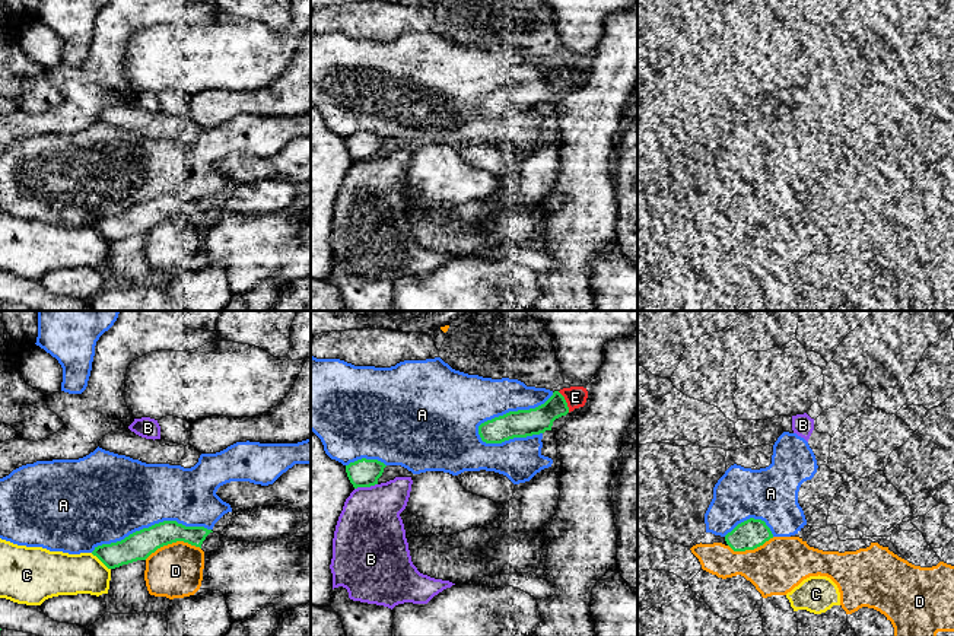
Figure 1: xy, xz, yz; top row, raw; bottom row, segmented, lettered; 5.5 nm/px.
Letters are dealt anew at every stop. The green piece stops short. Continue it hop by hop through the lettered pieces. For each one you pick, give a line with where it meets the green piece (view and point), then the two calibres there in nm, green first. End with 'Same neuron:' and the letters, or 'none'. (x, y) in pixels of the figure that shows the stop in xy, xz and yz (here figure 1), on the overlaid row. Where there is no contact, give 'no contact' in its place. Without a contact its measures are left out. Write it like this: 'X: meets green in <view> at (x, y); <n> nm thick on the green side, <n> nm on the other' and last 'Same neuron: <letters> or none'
E: meets green in xz at (565, 401); 150 nm thick on the green side, 120 nm on the other
Same neuron: E

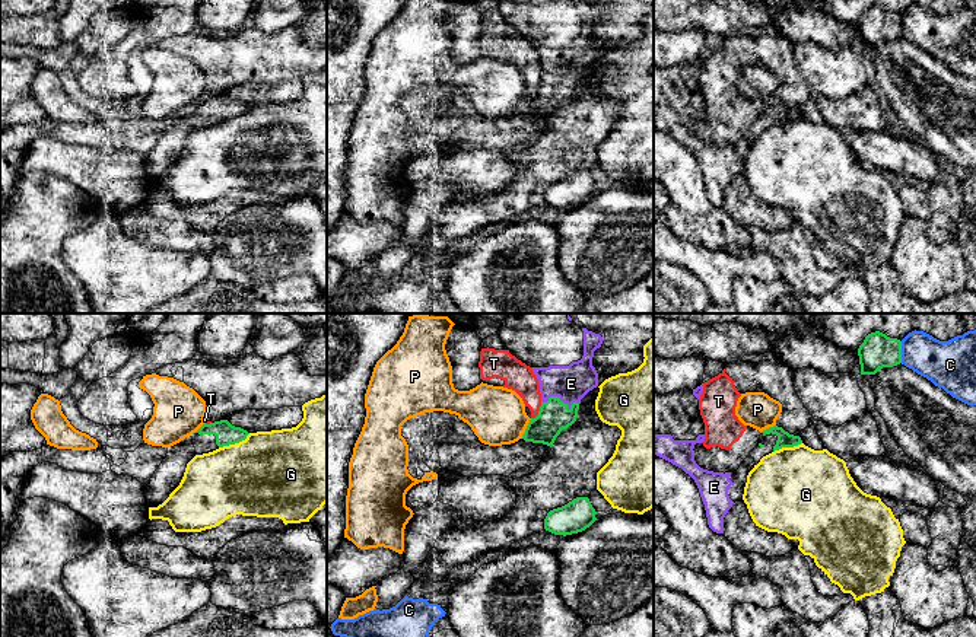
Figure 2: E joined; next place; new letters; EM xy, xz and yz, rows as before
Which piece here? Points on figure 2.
E: meets green in xz at (559, 400); 170 nm thick on the green side, 200 nm on the other
Same neuron: E

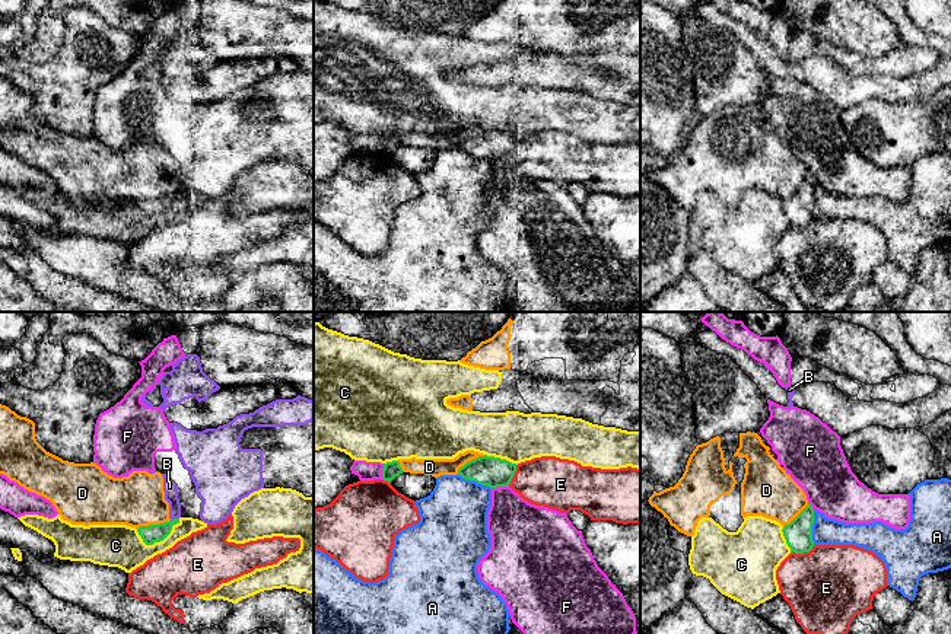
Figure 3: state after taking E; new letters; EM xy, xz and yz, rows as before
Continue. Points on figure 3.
Same neuron: none

